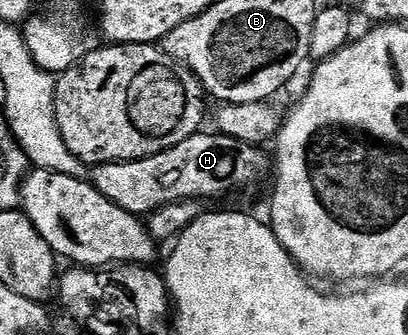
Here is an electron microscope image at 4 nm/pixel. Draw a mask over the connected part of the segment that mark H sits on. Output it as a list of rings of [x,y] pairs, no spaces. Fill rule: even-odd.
[[[210,133],[191,135],[181,145],[173,145],[156,155],[134,159],[128,163],[97,163],[90,168],[89,182],[113,205],[121,205],[129,213],[146,217],[158,207],[180,203],[186,199],[219,199],[230,191],[251,187],[262,181],[272,170],[273,163],[264,148],[239,143],[227,135]]]

